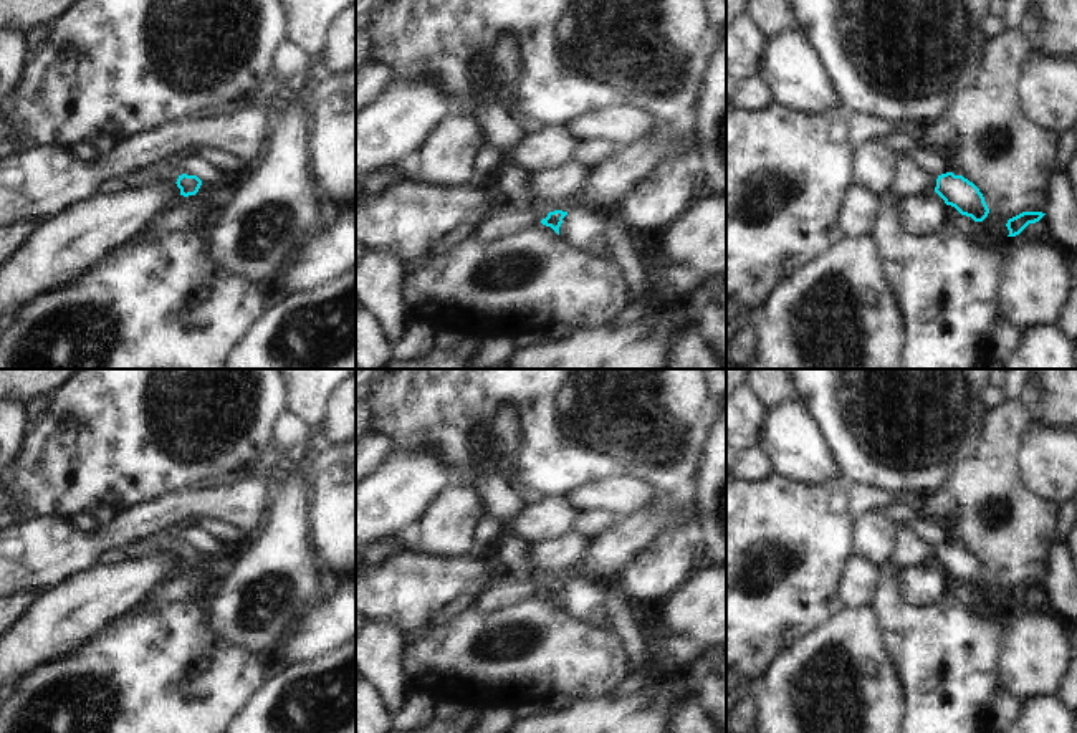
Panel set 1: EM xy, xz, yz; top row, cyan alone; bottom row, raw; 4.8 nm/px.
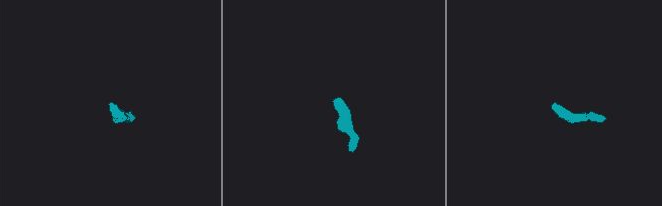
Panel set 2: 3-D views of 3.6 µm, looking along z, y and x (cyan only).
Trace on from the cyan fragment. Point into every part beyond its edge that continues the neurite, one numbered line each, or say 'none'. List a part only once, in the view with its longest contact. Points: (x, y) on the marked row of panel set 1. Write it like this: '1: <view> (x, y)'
1: xz (498, 129)

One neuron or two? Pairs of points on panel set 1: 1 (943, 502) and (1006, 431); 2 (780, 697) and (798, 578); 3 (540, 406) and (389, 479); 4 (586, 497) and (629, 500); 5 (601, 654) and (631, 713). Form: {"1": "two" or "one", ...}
{"1": "two", "2": "two", "3": "two", "4": "one", "5": "two"}

